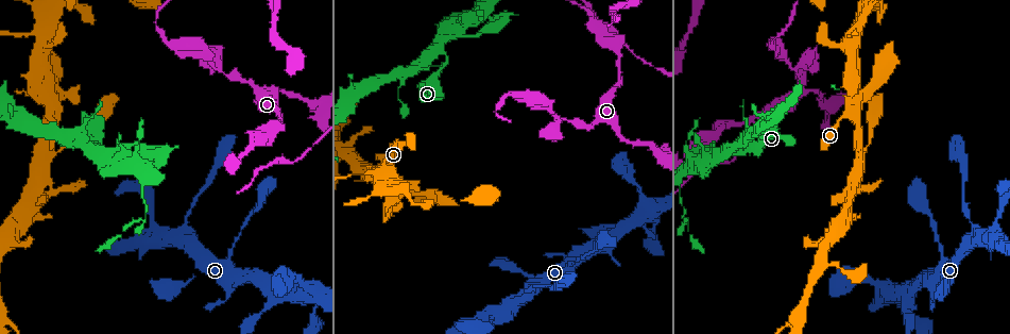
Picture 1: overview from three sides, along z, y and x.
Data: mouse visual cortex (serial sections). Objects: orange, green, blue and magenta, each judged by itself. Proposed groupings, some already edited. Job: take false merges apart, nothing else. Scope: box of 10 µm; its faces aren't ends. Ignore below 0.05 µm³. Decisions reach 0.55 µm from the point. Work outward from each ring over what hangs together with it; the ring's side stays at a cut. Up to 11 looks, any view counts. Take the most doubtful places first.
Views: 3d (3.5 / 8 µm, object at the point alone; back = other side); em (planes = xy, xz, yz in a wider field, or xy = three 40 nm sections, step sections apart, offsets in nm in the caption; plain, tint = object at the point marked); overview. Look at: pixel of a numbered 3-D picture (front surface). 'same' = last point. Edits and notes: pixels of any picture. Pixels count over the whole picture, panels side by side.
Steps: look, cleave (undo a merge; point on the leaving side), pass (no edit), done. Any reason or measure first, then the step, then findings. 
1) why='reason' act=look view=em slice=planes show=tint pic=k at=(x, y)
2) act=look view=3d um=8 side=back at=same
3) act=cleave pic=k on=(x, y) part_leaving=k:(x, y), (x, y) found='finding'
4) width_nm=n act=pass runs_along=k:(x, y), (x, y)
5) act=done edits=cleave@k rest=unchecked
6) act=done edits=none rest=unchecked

why='two arms in line, one across' act=look view=3d um=8 pic=1 at=(97, 150)

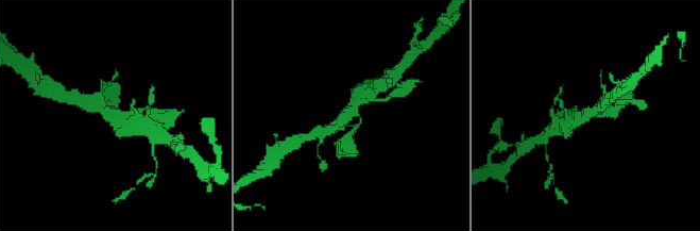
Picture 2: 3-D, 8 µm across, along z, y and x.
arms=3 arm_widths_nm=250,300,350 why='now the EM' act=look view=em slice=planes show=tint at=same

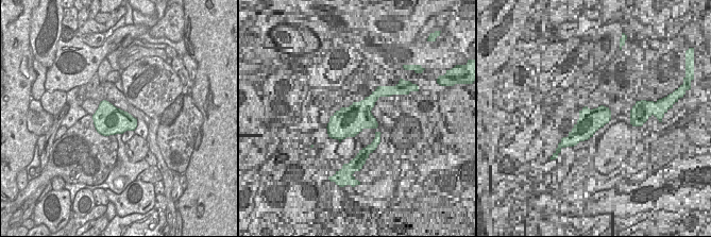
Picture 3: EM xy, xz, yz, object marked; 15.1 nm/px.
act=pass runs_along=2:(350, 135), (360, 122), (353, 109), (370, 92) found='continuous, no second cell'

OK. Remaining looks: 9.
why='three-way junction' act=look view=3d um=8 pic=1 at=(490, 17)

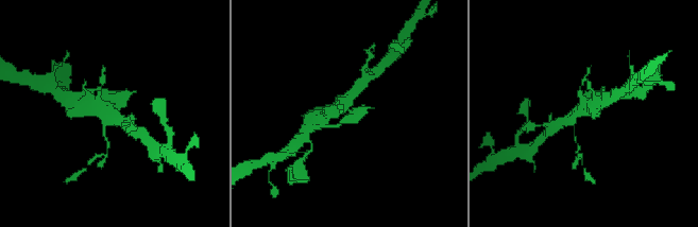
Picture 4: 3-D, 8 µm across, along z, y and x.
why='shape alone is not enough' act=look view=em slice=xy step=5 show=tint at=same

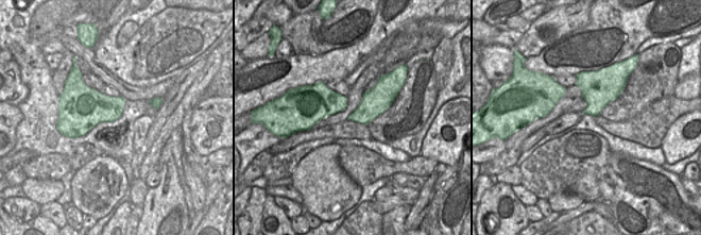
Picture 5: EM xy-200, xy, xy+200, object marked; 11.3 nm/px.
act=pass found='all the same cell'

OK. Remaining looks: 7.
why='two arms in line, one across' act=look view=3d um=3.5 pic=1 at=(796, 67)

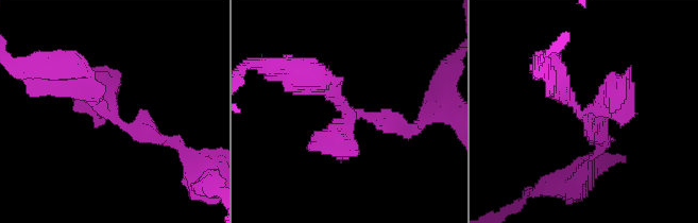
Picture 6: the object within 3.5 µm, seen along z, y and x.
why='now the EM' act=look view=em slice=planes show=tint pic=6 at=(348, 110)

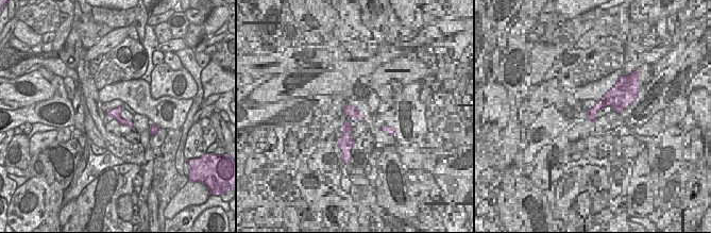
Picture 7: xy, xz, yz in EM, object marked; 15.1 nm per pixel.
act=look view=em slice=xy step=3 show=tint at=same

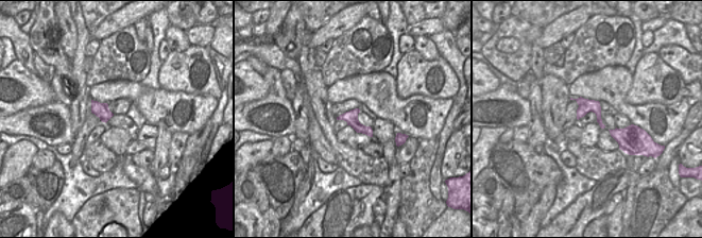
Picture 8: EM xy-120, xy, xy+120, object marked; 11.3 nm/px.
arm_widths_nm=200,250,350 act=pass runs_along=6:(168, 143), (119, 123), (61, 68) found='one cell here'

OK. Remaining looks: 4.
act=look view=3d um=3.5 pic=1 at=(856, 97)

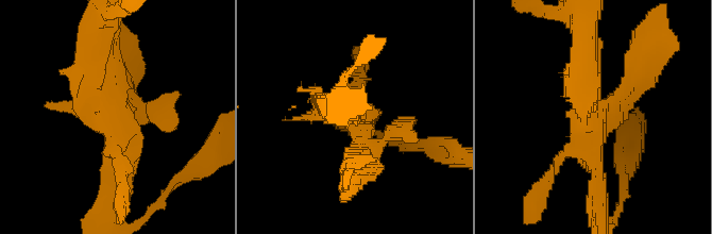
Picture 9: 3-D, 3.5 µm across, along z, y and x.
act=look view=em slice=xy step=1 show=tint pic=9 at=(589, 114)

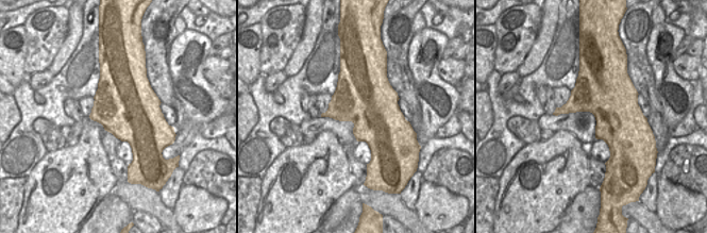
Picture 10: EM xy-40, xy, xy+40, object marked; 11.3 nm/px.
act=pass found='all the same cell'

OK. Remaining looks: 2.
act=done edits=none rest=unchecked

